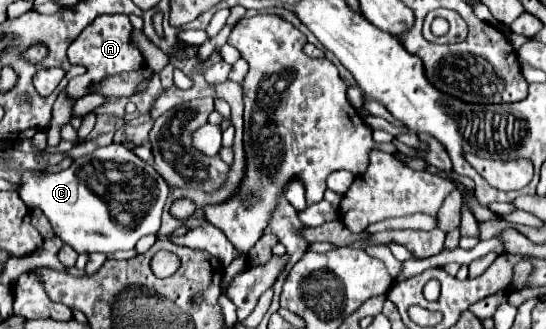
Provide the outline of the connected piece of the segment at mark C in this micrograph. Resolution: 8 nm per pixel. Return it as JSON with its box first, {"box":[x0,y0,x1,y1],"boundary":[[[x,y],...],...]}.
{"box":[19,144,169,254],"boundary":[[[109,144],[97,148],[93,154],[75,158],[69,168],[59,172],[23,170],[19,180],[19,198],[25,202],[25,206],[29,210],[41,210],[53,226],[55,236],[61,238],[63,244],[71,246],[77,254],[111,254],[117,250],[133,250],[139,238],[147,234],[157,234],[167,194],[169,186],[163,180],[163,176],[155,172],[151,164],[139,160],[129,148],[117,144]]]}

